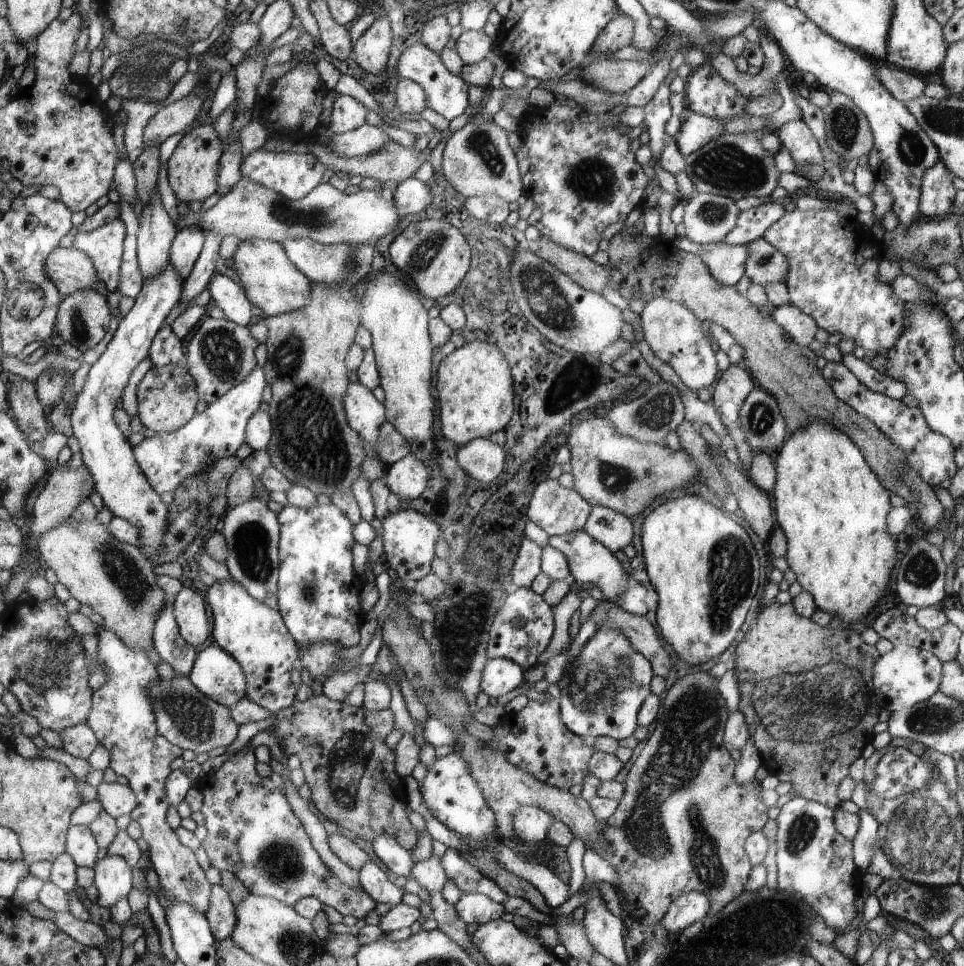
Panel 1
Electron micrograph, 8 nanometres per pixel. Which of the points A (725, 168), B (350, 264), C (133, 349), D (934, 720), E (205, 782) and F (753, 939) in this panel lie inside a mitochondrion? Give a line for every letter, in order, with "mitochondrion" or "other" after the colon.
A: mitochondrion
B: mitochondrion
C: other
D: mitochondrion
E: other
F: other

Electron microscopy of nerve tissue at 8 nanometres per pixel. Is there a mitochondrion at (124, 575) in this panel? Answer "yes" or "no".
yes

